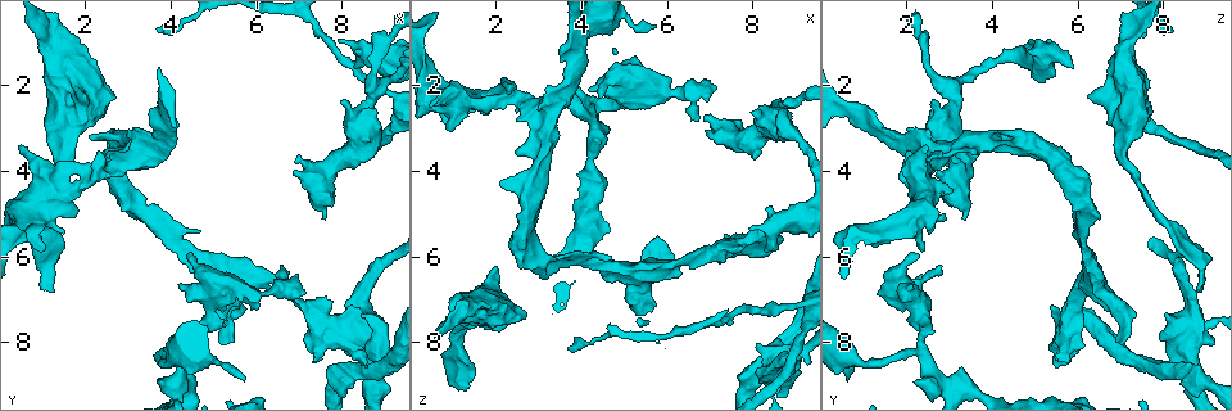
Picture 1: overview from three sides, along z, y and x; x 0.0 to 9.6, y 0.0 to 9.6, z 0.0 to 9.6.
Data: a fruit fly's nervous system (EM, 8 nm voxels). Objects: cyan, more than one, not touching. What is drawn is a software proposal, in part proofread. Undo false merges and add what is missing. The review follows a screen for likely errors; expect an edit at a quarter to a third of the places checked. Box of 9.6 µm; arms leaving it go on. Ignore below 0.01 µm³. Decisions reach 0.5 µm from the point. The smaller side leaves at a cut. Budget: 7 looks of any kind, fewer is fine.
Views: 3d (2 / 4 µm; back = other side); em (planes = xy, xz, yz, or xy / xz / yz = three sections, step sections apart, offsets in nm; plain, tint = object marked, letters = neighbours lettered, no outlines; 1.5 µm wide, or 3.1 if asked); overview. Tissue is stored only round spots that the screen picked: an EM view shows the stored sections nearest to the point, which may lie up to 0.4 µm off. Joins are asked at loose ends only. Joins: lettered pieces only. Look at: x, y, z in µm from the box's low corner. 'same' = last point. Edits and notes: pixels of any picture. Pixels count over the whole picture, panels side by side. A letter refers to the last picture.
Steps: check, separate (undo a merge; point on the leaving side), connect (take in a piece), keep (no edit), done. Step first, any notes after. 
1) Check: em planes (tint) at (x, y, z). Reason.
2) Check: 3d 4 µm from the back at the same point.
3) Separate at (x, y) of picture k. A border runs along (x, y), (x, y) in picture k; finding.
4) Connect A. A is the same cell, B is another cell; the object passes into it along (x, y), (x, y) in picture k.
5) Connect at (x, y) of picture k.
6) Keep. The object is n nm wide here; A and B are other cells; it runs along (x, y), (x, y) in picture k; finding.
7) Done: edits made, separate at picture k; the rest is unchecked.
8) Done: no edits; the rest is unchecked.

Check: 3d 4 µm at (1.20, 6.80, 8.90). Free end.

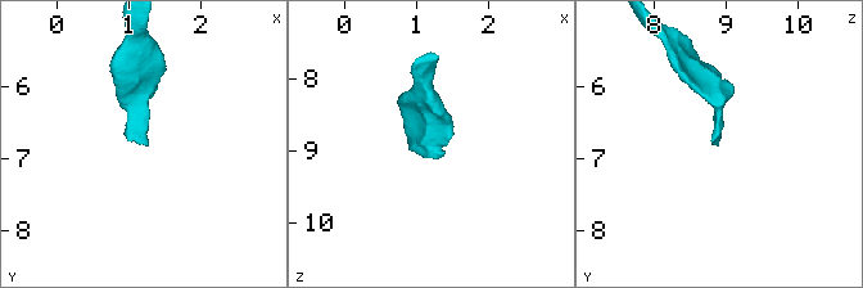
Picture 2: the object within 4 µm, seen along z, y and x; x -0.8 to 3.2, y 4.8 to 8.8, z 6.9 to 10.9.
Check: em planes (letters) at (1.25, 6.80, 8.90). Now the EM.

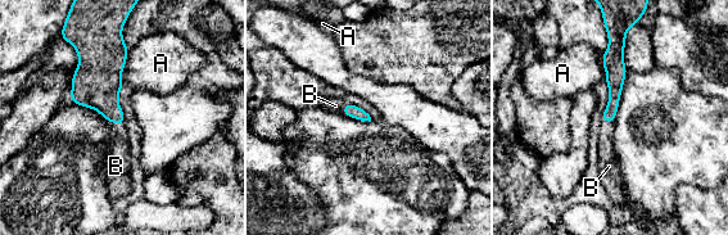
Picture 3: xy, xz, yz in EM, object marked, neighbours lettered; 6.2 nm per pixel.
Connect B. B is the same cell, A is another cell; the object passes into it along (98, 89), (116, 123), (116, 163) in picture 3; the neuron continues.

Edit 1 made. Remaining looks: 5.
Check: em yz step 8 (tint) at (3.40, 5.10, 6.05). Branch point.

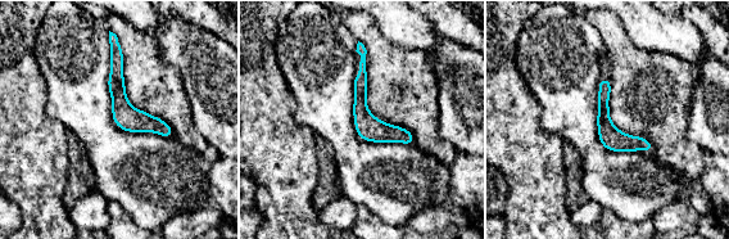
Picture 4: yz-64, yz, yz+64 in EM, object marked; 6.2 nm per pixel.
Check: em planes (letters) at the same point.

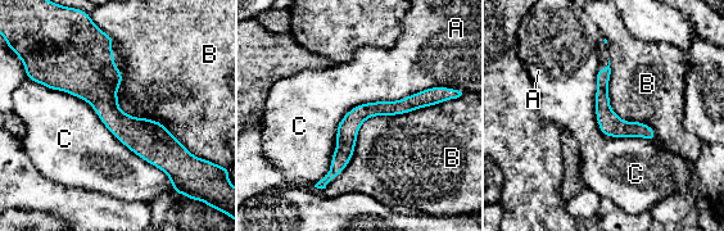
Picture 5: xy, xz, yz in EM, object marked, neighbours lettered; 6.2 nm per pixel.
Keep. The object is 130 nm wide here; A, B and C are other cells; it runs along (99, 39), (105, 105), (167, 168) in picture 5; continuous, no second neuron.

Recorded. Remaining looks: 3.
Check: em planes (plain) at (9.00, 2.15, 7.15). Thick turns thin.

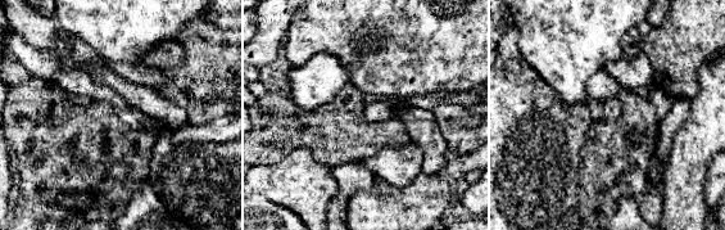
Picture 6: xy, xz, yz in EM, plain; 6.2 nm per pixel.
Check: em planes (letters) at the same point. See the neighbours.

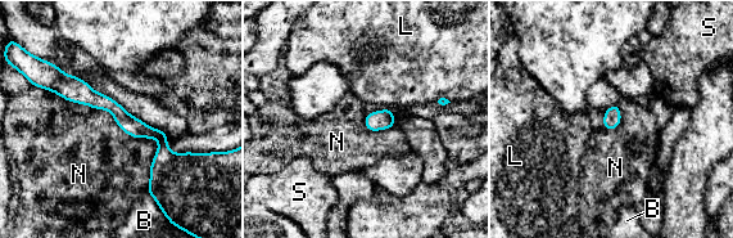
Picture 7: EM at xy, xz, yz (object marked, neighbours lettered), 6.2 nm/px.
Keep. The object is 110 nm wide here; B, L, N and S are other cells; continuous, no second neuron.

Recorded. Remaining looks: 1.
Done: edits made, connect at picture 3; the rest is unchecked.

